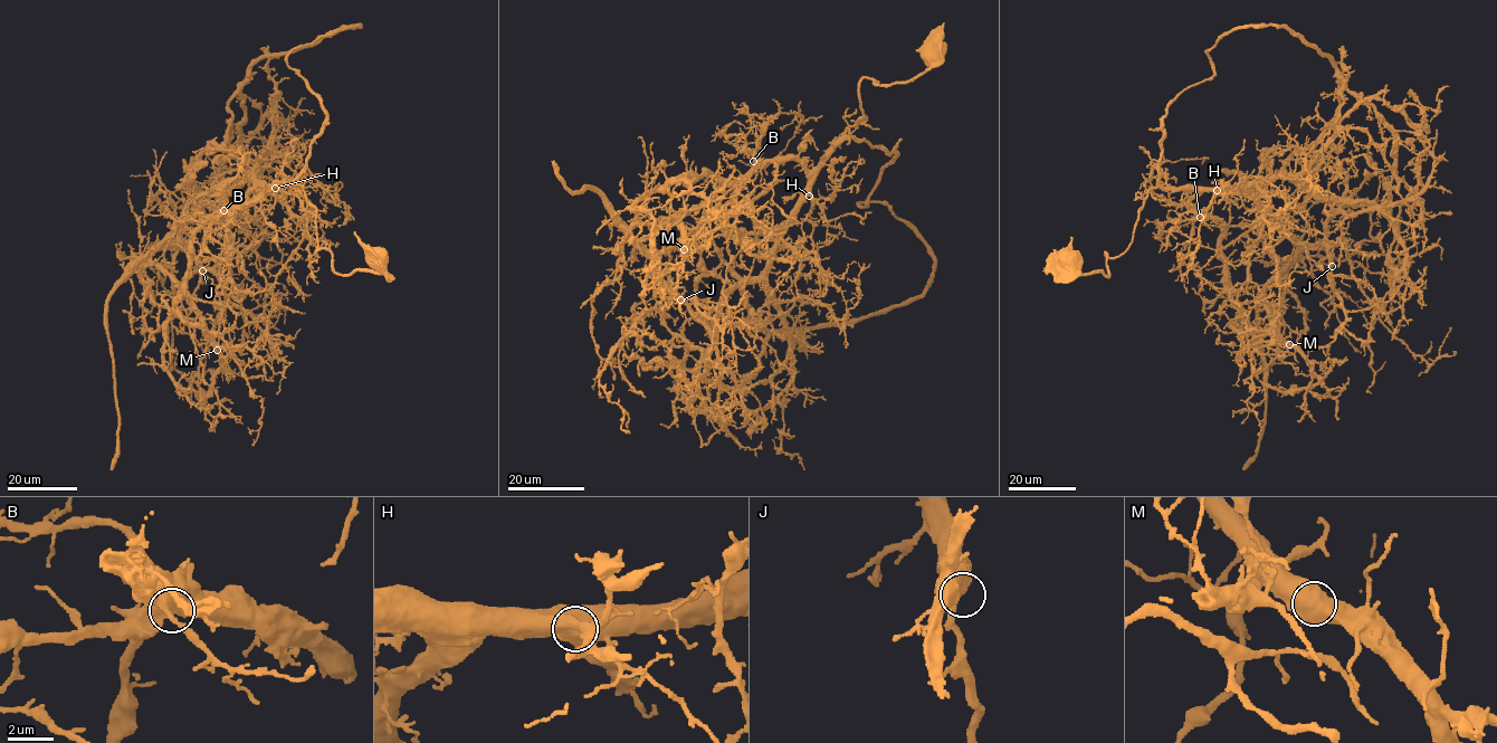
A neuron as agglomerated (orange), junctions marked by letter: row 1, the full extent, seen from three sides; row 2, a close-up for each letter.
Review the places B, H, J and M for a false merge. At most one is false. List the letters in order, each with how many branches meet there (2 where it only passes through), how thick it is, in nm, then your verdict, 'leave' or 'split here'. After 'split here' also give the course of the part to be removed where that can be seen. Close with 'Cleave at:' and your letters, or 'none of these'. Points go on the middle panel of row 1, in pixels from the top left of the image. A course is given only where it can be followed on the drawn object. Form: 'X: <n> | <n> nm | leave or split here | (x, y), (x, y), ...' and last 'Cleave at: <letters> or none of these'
B: 2 | 600 nm | leave
H: 2 | 650 nm | leave
J: 2 | 650 nm | leave
M: 2 | 750 nm | split here | (684, 248), (673, 217), (641, 241), (669, 249), (745, 207), (773, 235), (809, 221), (828, 280), (819, 295)
Cleave at: M

